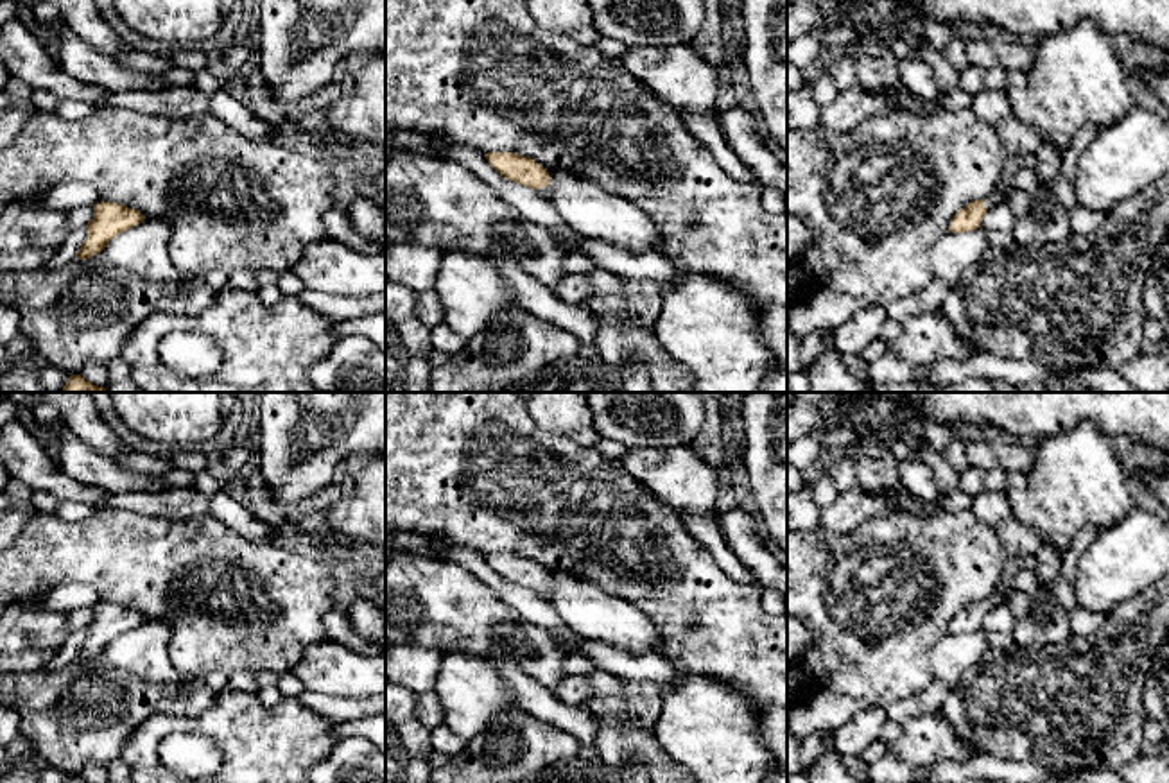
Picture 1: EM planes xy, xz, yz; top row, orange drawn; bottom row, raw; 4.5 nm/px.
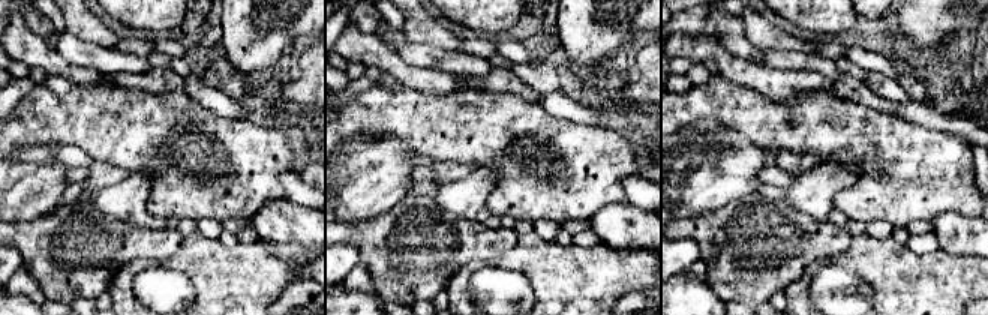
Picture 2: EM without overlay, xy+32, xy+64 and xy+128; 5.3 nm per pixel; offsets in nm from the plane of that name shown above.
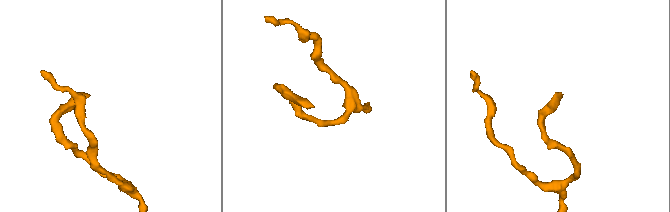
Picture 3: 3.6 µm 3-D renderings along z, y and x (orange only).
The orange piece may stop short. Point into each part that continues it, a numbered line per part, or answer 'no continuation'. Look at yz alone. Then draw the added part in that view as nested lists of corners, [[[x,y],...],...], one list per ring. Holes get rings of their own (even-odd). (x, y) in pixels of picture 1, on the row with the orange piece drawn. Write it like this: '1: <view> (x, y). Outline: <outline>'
1: yz (995, 197). Outline: [[[995,190],[990,197],[983,199],[983,206],[988,210],[995,204],[1006,202],[1006,195],[1008,192],[1004,194],[1004,192]]]

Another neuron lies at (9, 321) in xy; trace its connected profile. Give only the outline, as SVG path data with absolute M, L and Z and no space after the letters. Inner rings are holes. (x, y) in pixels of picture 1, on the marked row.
M0 303L0 346L7 346L20 333L20 315L14 308Z

